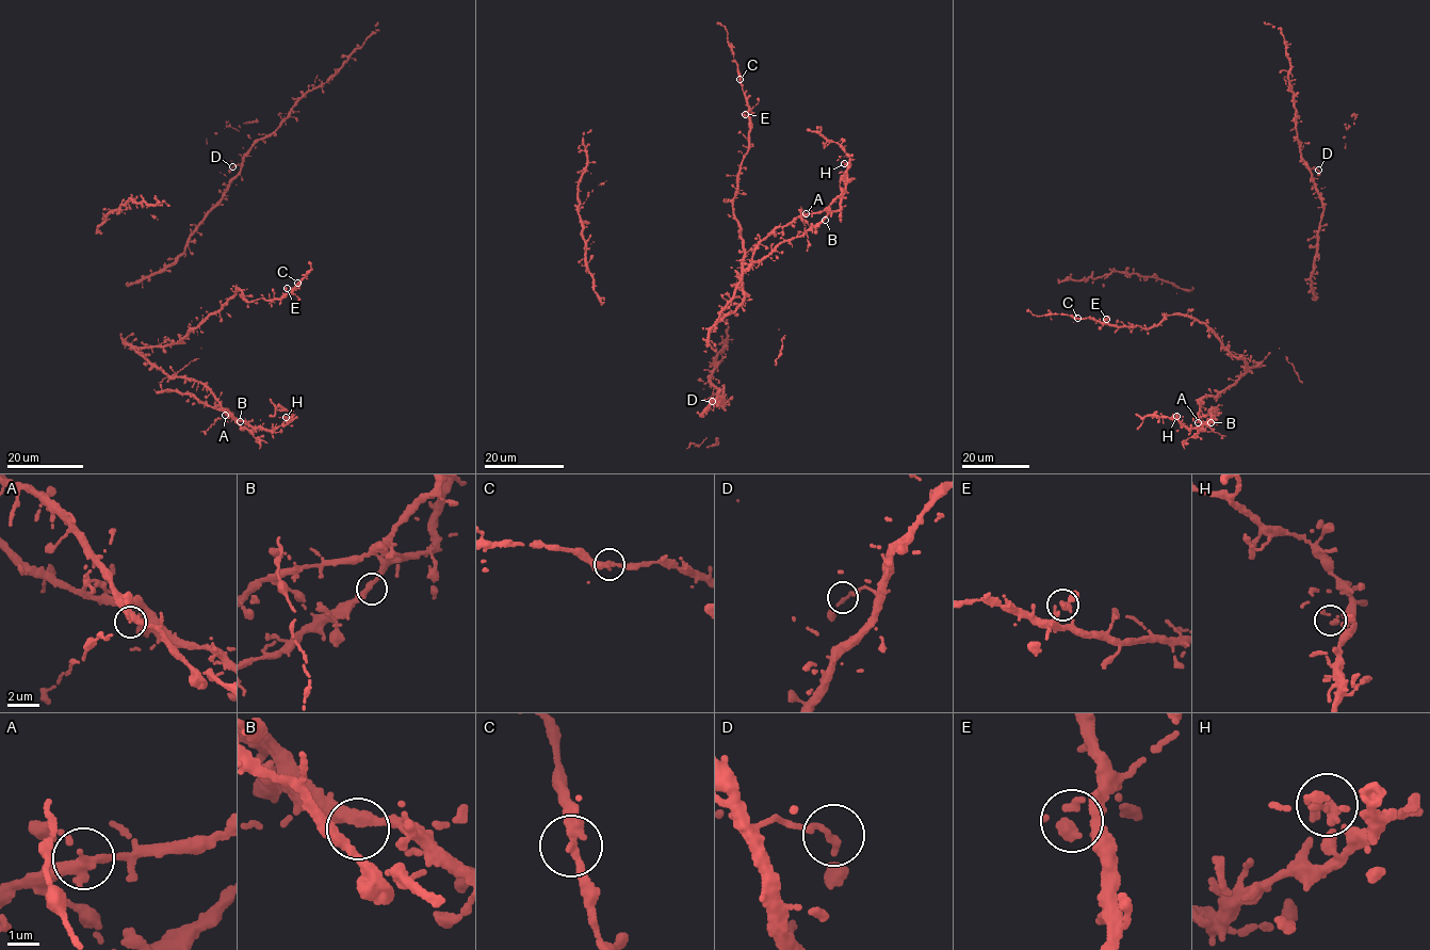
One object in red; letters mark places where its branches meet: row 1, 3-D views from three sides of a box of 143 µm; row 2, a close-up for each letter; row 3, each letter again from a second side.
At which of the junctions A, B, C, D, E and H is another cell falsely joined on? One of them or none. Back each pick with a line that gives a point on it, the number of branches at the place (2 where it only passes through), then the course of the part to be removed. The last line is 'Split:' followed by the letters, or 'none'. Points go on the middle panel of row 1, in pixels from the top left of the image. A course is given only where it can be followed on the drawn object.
Split: none

